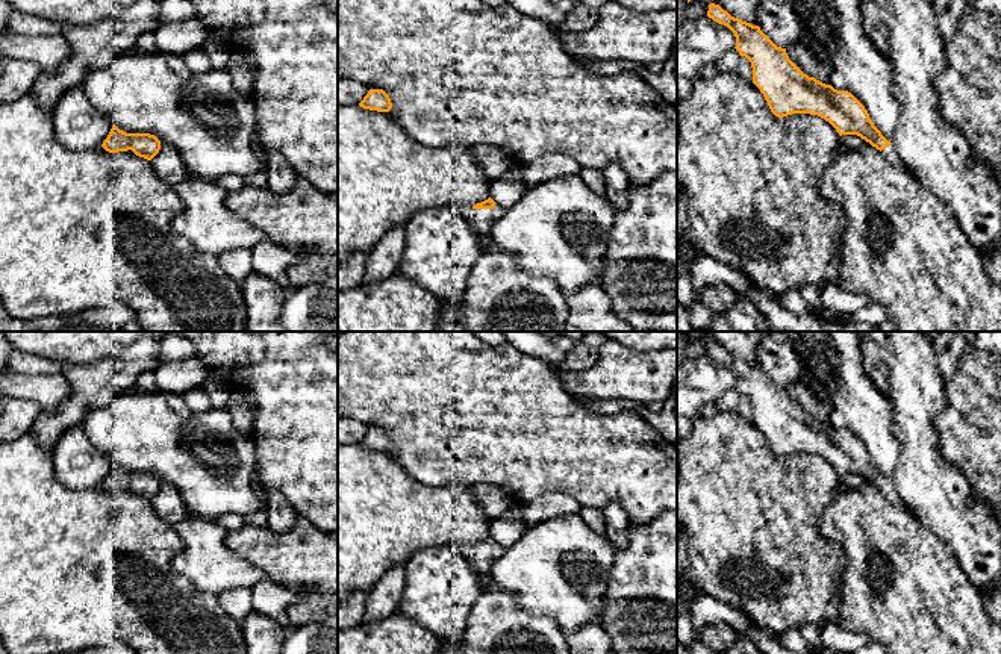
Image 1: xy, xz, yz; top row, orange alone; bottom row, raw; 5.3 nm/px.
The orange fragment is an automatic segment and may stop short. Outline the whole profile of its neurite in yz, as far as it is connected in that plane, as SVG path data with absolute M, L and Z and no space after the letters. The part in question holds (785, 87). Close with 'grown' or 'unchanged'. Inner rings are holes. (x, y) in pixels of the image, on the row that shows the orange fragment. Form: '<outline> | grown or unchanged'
M710 3L707 17L727 26L736 36L736 50L745 56L753 67L753 83L760 89L771 112L778 117L792 114L818 115L828 121L842 135L857 135L875 147L892 165L904 168L893 145L874 126L865 106L848 91L837 91L815 77L804 74L787 56L786 48L777 47L759 26L731 17L719 5Z | grown

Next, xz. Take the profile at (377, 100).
M370 89L359 106L370 111L389 112L392 103L383 89Z | unchanged

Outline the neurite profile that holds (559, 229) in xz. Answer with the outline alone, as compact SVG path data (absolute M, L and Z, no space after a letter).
M572 176L529 188L513 206L492 221L491 232L494 245L513 253L527 274L551 277L562 292L569 295L585 286L598 285L613 216L615 207L607 198L589 189L578 176Z

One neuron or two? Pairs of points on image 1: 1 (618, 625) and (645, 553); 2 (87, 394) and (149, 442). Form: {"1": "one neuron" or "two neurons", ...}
{"1": "one neuron", "2": "two neurons"}

